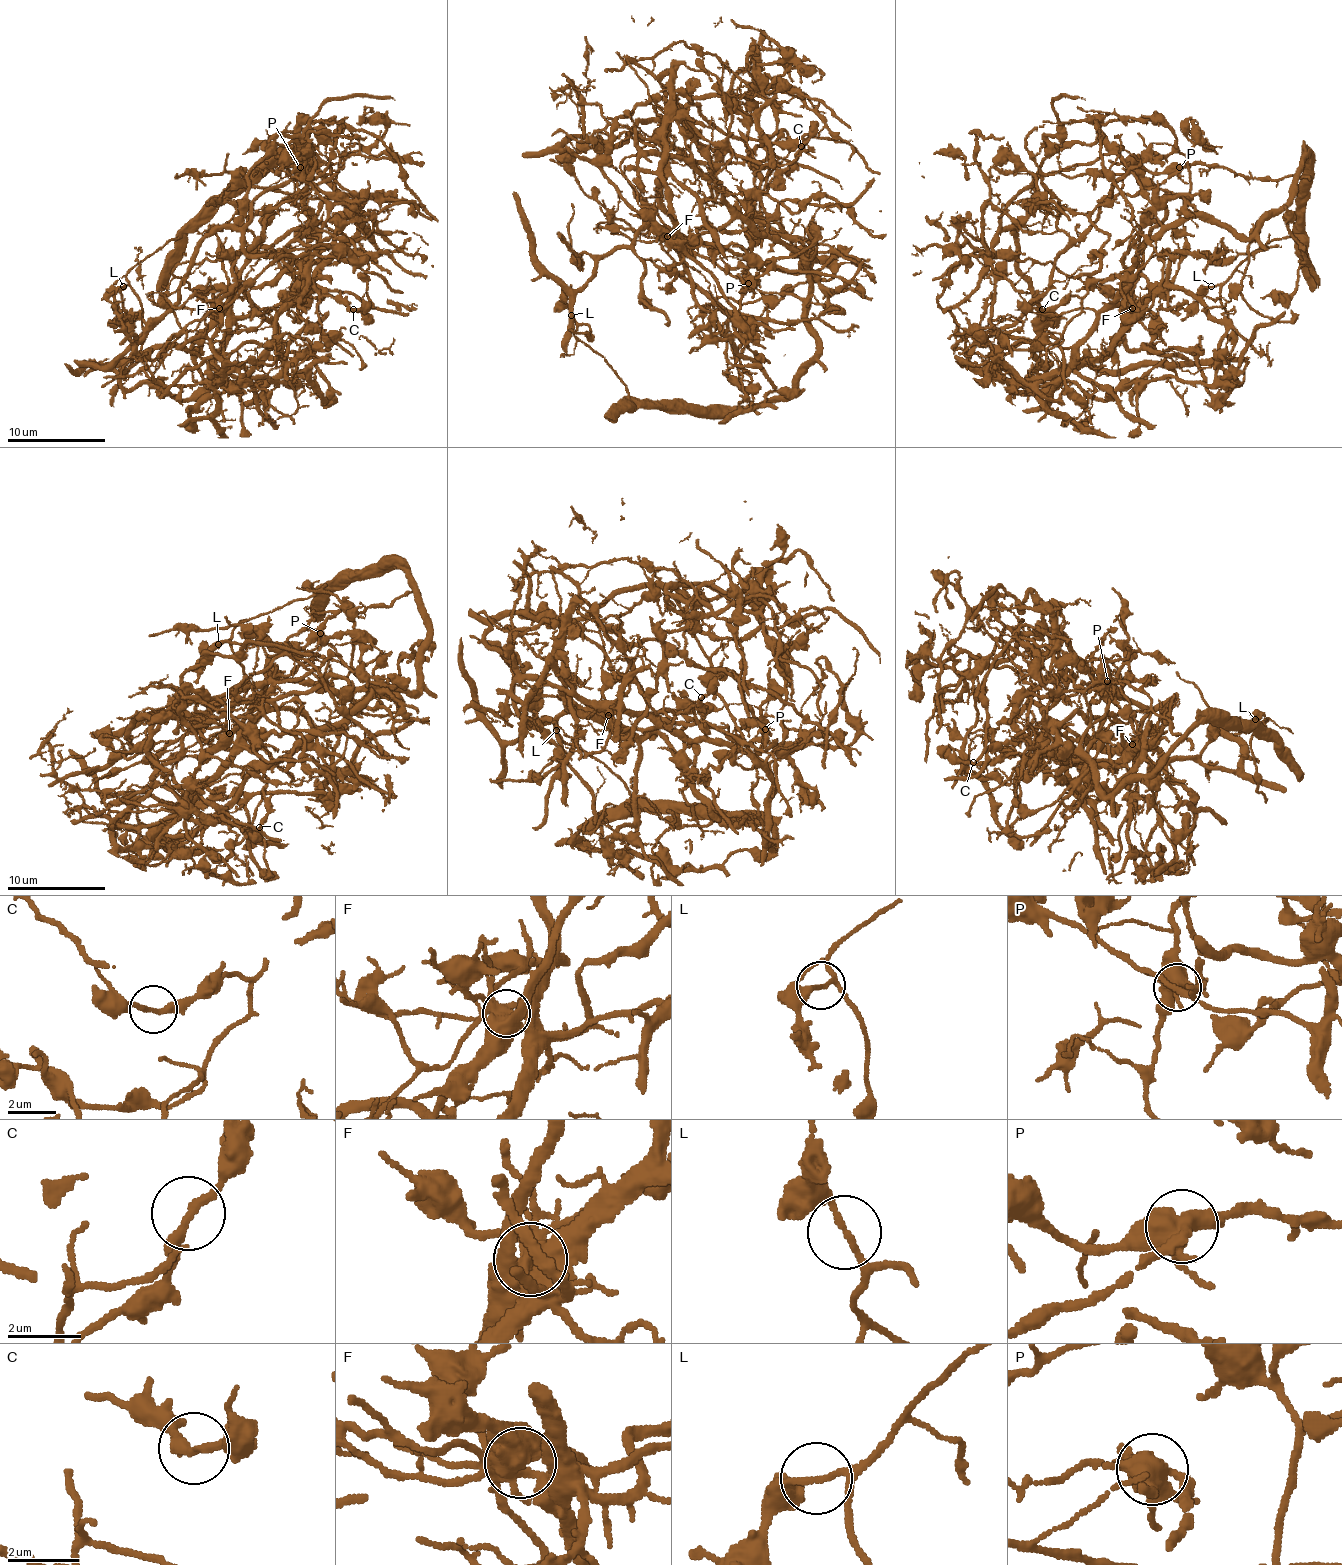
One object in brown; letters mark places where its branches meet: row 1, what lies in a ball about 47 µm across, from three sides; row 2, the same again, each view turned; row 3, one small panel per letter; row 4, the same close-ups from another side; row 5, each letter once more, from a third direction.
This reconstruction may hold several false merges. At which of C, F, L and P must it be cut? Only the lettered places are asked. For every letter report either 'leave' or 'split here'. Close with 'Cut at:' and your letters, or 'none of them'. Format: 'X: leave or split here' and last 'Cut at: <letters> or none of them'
C: leave
F: split here
L: leave
P: leave
Cut at: F

